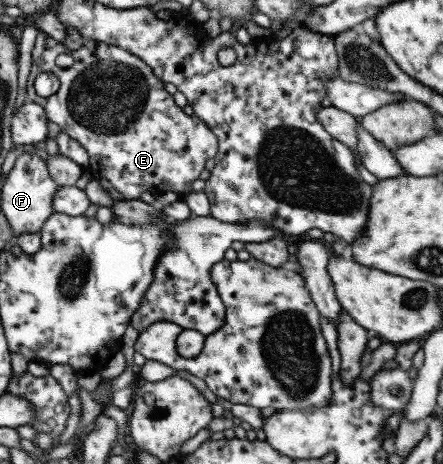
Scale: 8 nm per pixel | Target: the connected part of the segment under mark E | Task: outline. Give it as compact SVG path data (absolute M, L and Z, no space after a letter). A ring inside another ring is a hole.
M39 32L32 51L32 66L27 80L27 99L39 104L48 120L55 122L61 130L76 140L87 151L90 164L103 170L91 170L93 179L106 178L123 196L123 200L139 199L143 192L157 196L163 192L176 192L181 199L191 190L191 184L199 178L205 162L214 158L218 151L218 138L205 121L195 115L187 115L174 102L150 66L139 57L117 46L89 39L78 50L68 50L49 34ZM40 72L55 74L60 87L49 98L41 98L33 88L33 79Z

